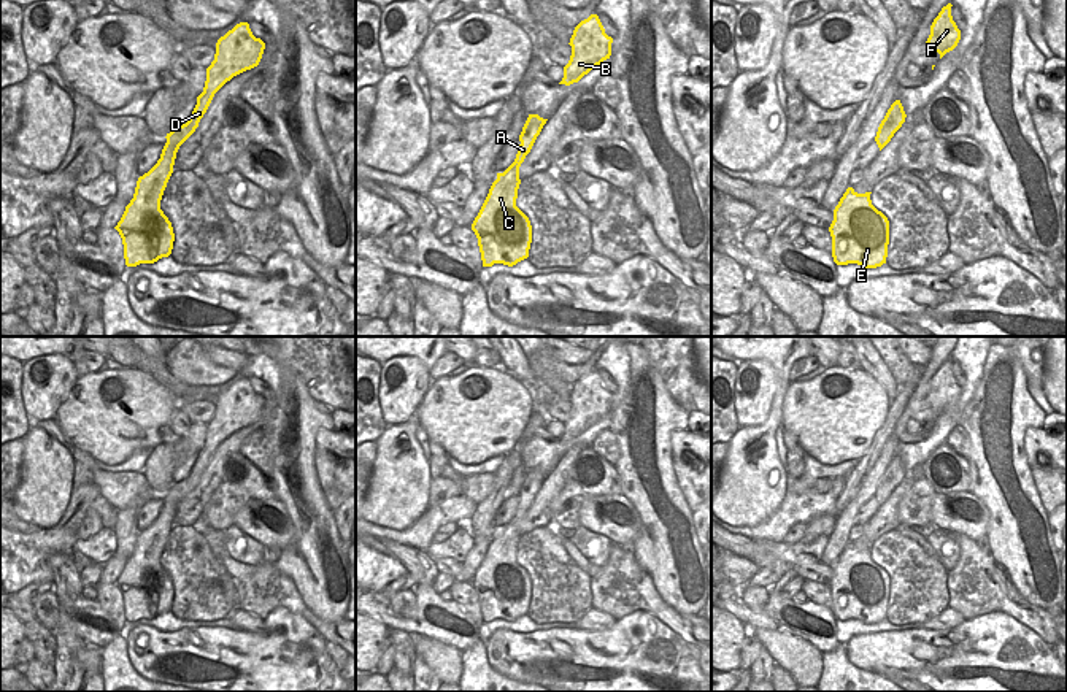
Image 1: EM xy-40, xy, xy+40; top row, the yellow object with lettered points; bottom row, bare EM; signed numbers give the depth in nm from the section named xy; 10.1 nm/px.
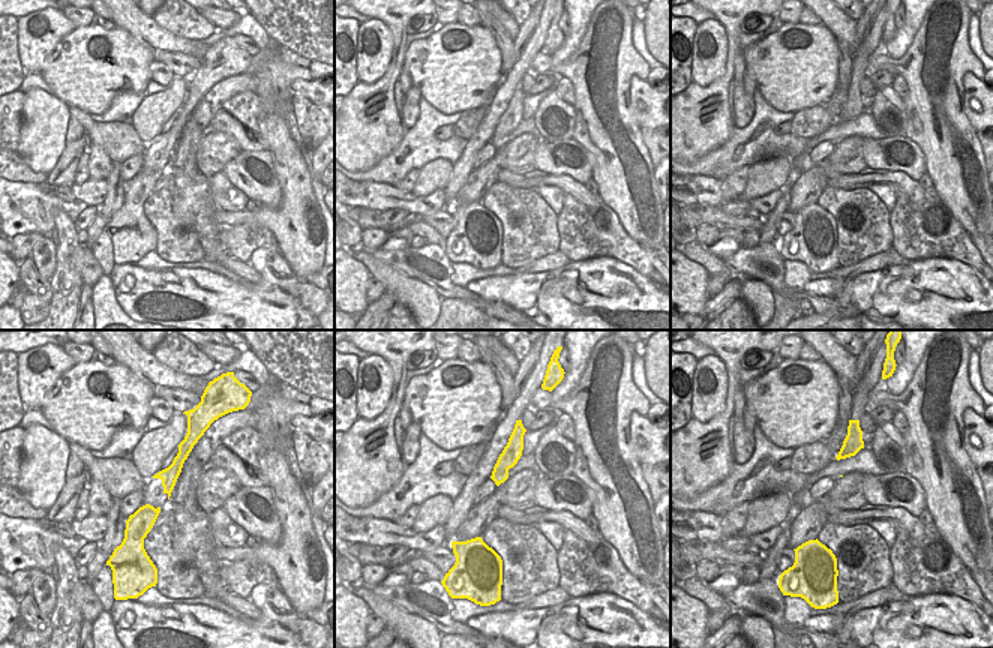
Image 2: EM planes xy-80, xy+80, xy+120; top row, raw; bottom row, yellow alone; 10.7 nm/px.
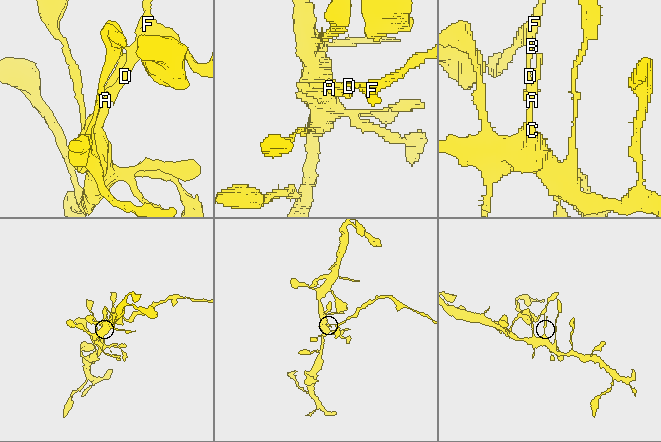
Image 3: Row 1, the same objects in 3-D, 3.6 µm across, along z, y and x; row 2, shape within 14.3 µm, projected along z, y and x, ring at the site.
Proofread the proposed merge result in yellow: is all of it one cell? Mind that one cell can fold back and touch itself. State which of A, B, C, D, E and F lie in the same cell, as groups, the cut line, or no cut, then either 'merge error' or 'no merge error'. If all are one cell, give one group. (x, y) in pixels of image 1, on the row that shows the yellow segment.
A B D F / C E; cut in xy-40 along (161, 156), (169, 156), (173, 161); merge error

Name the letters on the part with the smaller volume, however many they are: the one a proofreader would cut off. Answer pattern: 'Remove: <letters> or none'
Remove: A, B, D, F

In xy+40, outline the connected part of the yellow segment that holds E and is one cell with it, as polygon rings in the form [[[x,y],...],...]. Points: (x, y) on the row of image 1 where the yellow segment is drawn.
[[[848,187],[834,210],[829,232],[837,265],[876,268],[886,263],[889,221],[872,205],[870,194],[857,194]]]

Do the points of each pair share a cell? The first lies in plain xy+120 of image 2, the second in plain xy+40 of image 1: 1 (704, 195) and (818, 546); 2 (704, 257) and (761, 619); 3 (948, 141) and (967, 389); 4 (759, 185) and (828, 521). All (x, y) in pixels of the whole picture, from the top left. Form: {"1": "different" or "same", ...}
{"1": "same", "2": "different", "3": "different", "4": "same"}

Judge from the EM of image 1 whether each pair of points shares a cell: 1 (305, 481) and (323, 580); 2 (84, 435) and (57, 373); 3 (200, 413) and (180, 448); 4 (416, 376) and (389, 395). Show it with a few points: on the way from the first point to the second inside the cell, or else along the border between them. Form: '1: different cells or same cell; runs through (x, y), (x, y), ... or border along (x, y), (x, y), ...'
1: same cell; runs through (307, 505), (315, 524), (316, 556)
2: different cells; border along (78, 378), (53, 418)
3: different cells; border along (205, 422), (191, 424)
4: same cell; runs through (410, 380), (396, 392)

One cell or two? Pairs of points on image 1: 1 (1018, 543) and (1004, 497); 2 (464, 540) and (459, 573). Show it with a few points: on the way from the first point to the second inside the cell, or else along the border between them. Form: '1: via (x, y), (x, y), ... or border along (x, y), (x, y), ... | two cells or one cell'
1: via (1018, 532), (1018, 521), (1009, 508) | one cell
2: border along (435, 561), (454, 559), (461, 564) | two cells

